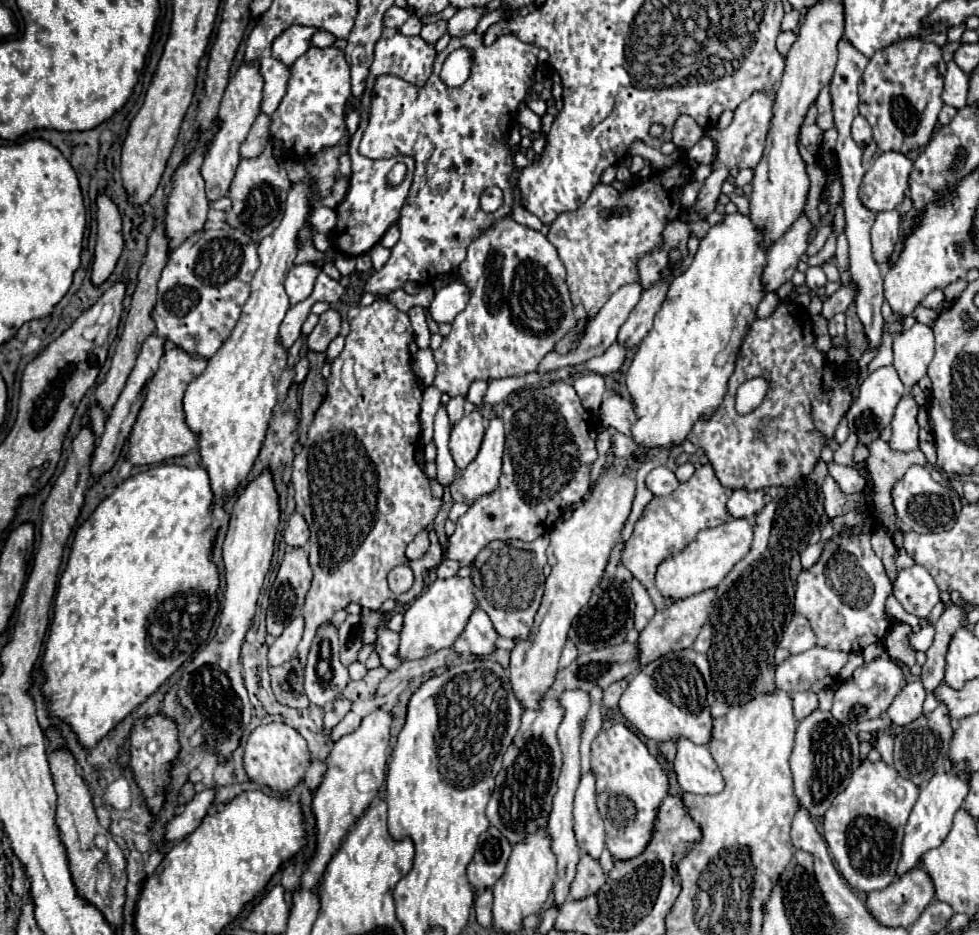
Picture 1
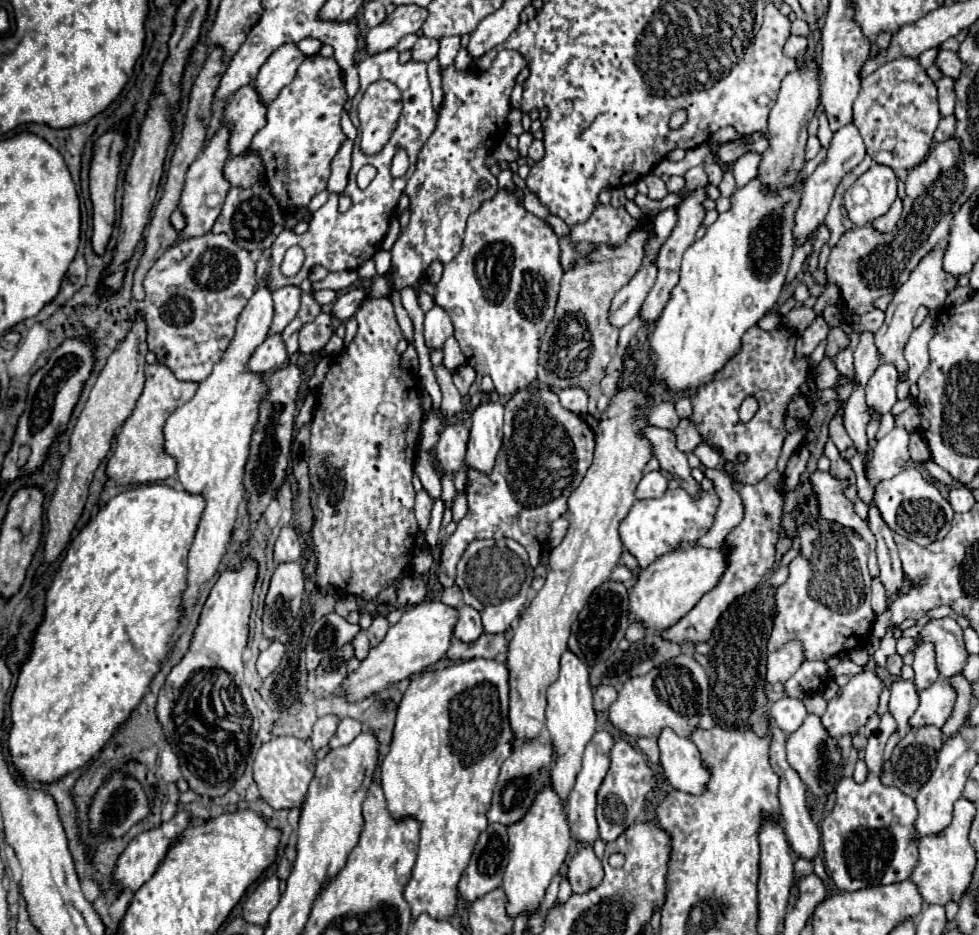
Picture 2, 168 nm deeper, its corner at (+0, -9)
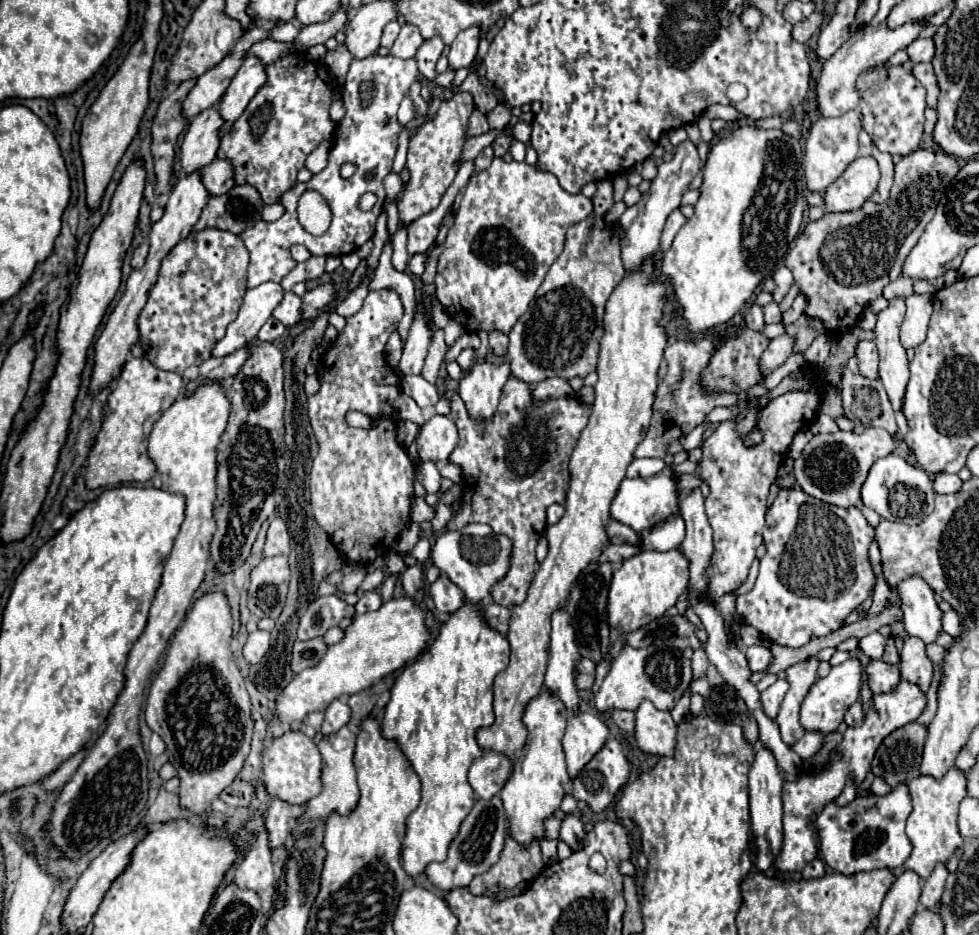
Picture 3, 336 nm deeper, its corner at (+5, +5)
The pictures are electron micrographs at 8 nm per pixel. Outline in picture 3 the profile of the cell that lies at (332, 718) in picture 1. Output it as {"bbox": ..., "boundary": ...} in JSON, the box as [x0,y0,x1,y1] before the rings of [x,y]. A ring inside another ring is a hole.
{"bbox":[300,712,324,736],"boundary":[[[312,712],[302,724],[300,724],[300,732],[304,732],[306,736],[314,736],[316,732],[320,732],[320,726],[324,722],[324,714],[322,712]]]}

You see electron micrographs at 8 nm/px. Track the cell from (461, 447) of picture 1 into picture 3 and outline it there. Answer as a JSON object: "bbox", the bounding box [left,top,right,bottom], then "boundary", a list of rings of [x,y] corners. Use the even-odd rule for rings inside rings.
{"bbox":[416,416,458,462],"boundary":[[[448,416],[430,418],[416,436],[418,458],[422,462],[426,460],[446,462],[456,444],[458,444],[458,430]]]}

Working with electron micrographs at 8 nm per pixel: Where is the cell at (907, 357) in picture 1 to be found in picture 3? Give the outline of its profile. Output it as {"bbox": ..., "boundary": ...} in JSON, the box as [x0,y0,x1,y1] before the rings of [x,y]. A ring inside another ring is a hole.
{"bbox":[900,294,932,348],"boundary":[[[912,294],[906,298],[906,314],[900,326],[900,342],[904,348],[916,348],[926,338],[928,320],[932,314],[932,296]]]}

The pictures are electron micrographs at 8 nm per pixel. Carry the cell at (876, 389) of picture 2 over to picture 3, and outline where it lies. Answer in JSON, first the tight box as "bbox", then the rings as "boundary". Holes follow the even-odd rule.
{"bbox":[856,340,878,378],"boundary":[[[874,340],[860,342],[856,348],[856,358],[860,366],[860,374],[866,378],[878,378],[878,350]]]}

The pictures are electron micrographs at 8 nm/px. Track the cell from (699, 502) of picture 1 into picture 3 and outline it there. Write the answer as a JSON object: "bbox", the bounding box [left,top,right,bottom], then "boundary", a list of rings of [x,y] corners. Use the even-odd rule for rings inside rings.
{"bbox":[610,468,678,532],"boundary":[[[666,468],[664,472],[650,476],[650,478],[624,478],[620,488],[612,500],[610,516],[636,532],[646,528],[654,528],[656,524],[664,522],[666,518],[678,514],[678,500],[676,500],[676,480],[672,472]]]}

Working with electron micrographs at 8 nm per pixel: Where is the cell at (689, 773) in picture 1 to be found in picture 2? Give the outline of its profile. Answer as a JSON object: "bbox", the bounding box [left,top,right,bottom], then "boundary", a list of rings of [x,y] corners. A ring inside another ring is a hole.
{"bbox":[659,728,709,796],"boundary":[[[665,728],[659,736],[661,766],[673,788],[699,796],[707,790],[709,770],[701,760],[701,754],[693,740],[677,736],[671,728]]]}

